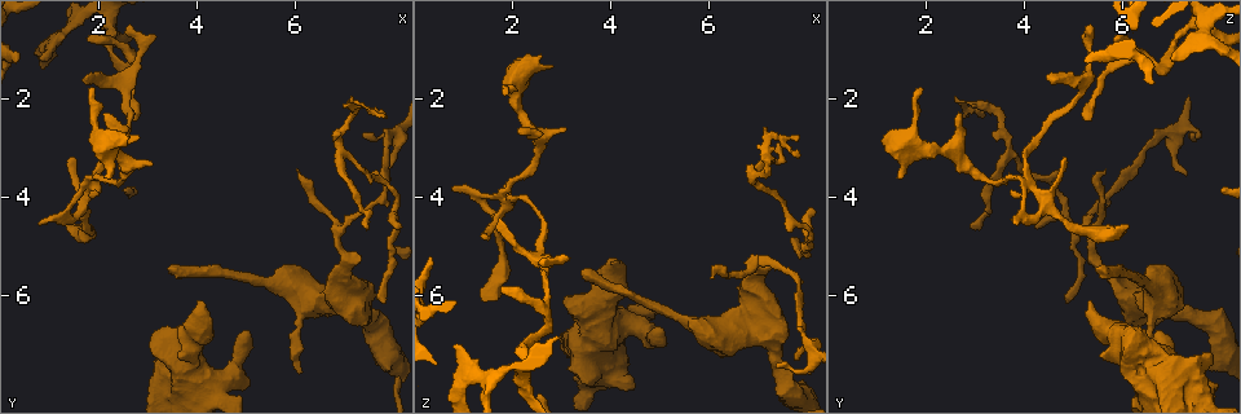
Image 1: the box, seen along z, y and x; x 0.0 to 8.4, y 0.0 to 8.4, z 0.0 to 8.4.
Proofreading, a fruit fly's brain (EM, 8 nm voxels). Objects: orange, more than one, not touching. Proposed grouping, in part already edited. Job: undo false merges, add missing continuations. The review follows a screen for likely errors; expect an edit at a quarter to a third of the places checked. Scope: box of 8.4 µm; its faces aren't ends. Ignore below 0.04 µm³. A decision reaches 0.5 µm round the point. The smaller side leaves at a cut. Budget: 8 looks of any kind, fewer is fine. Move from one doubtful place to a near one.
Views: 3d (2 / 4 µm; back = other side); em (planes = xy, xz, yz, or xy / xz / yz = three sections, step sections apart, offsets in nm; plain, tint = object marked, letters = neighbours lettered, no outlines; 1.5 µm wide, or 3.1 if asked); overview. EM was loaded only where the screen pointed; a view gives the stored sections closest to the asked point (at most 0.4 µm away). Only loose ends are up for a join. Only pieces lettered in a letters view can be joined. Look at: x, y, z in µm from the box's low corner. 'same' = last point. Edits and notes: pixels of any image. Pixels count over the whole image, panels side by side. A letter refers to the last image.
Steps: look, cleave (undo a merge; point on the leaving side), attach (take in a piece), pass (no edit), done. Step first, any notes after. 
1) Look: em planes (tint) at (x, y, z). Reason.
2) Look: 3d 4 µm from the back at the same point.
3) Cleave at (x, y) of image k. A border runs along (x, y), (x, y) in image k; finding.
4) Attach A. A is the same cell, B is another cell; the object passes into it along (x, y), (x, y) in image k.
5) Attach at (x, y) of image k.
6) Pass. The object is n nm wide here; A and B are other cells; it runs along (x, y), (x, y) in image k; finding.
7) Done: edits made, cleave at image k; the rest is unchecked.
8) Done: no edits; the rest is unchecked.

Look: 3d 2 µm from the back at (4.45, 7.90, 7.85). Branch stops here.

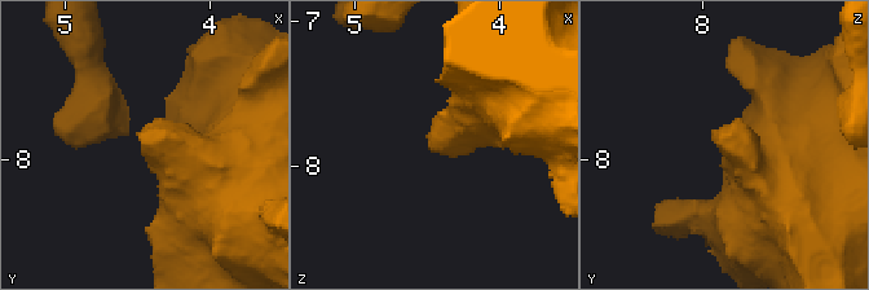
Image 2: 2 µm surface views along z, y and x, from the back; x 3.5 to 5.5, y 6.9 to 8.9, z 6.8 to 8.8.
Look: em planes (letters) at (4.48, 7.86, 7.90). Need the tissue.

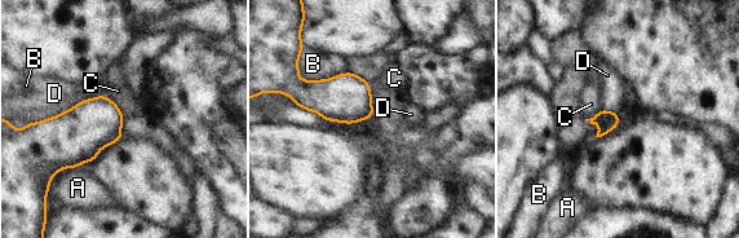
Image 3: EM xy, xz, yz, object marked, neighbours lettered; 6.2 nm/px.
Pass. A, B, C and D are other cells; a border runs along (84, 100), (61, 113) in image 3; none of them fits.

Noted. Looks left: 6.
Look: 3d 4 µm at (1.80, 0.80, 5.85). Free end.

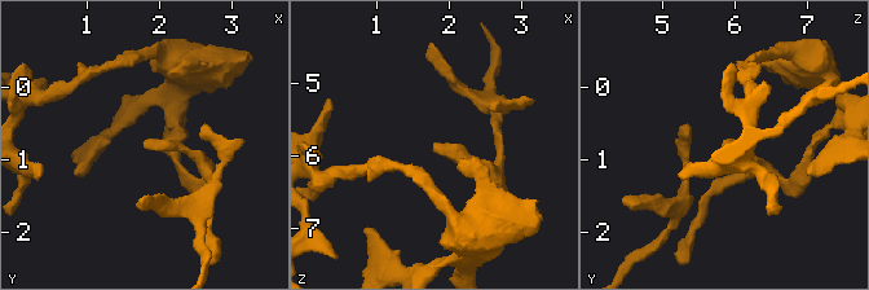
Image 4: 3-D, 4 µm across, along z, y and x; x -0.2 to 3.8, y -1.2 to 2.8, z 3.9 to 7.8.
Look: em planes (letters) at (1.80, 0.85, 5.85).

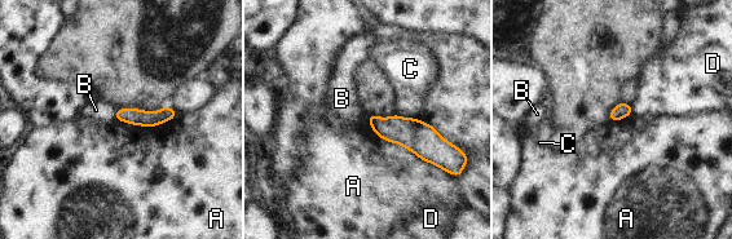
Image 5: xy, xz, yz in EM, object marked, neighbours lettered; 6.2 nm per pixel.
Pass. The longest contact is with A, 600 nm; A, B, C and D are other cells; it runs along (118, 113), (135, 116), (172, 114) in image 5; no lettered piece goes on from it.

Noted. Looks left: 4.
Look: em planes (letters) at (2.65, 2.45, 5.25). Tapers out.

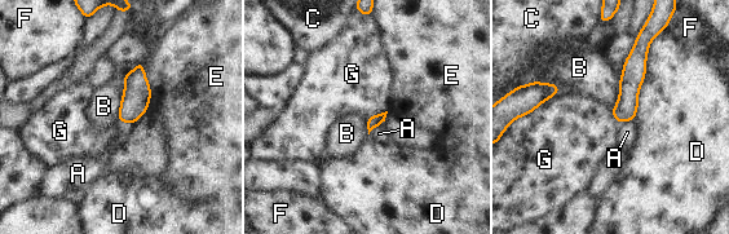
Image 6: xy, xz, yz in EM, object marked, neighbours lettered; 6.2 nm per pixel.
Pass. A, B, C, D, E, F and G are other cells; no lettered piece goes on from it.

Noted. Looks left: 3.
Done: no edits; the rest is unchecked.

